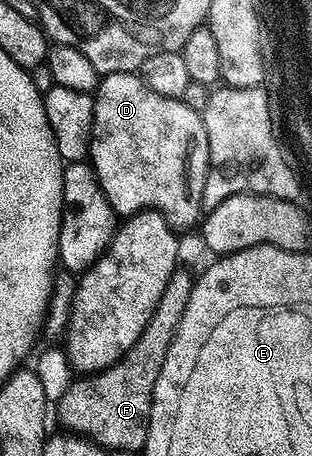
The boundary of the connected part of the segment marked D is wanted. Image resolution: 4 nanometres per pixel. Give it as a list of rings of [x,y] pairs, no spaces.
[[[135,72],[102,75],[98,86],[96,86],[93,91],[93,97],[95,99],[95,107],[93,108],[93,128],[91,129],[91,152],[89,161],[91,166],[95,169],[97,180],[101,184],[101,188],[105,192],[105,196],[109,200],[111,207],[115,210],[116,215],[130,216],[132,214],[139,214],[142,210],[155,210],[156,213],[160,214],[160,216],[166,220],[168,226],[176,232],[189,229],[195,221],[196,225],[201,218],[199,201],[201,200],[203,185],[207,179],[207,157],[209,156],[202,113],[193,108],[189,108],[180,99],[170,98],[169,96],[157,96],[157,92],[153,92],[151,88],[146,86],[142,77]]]

